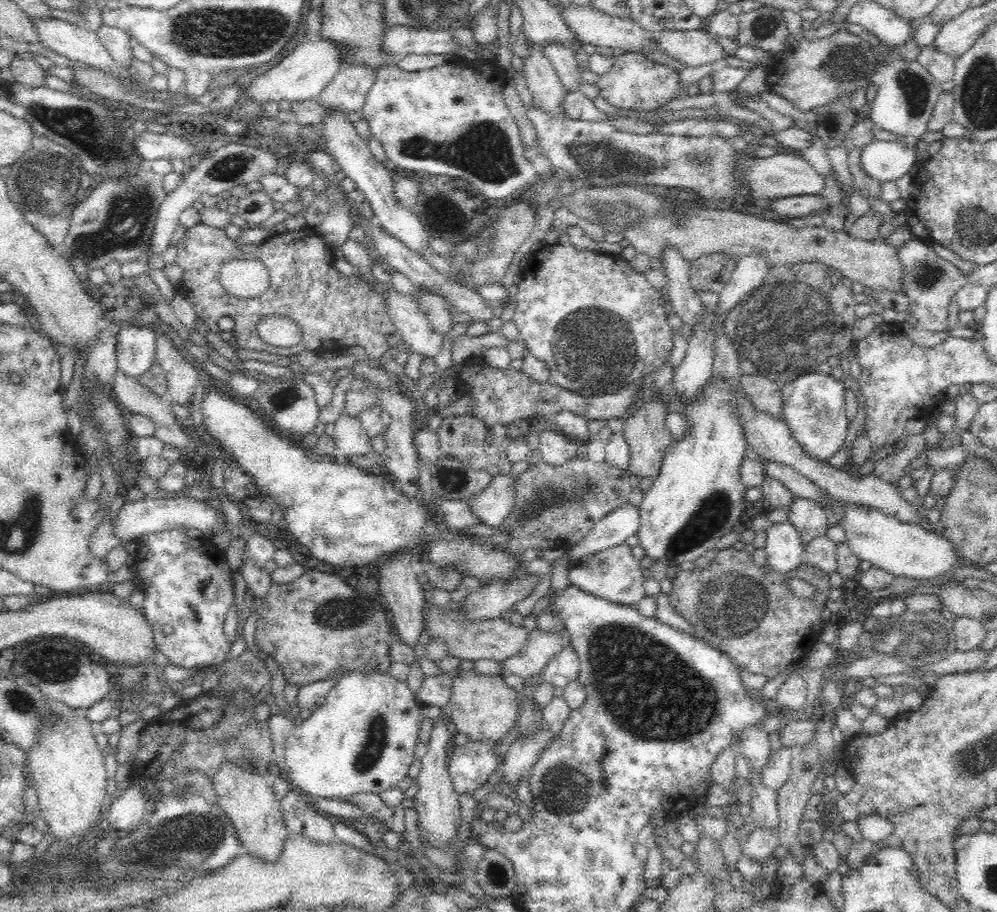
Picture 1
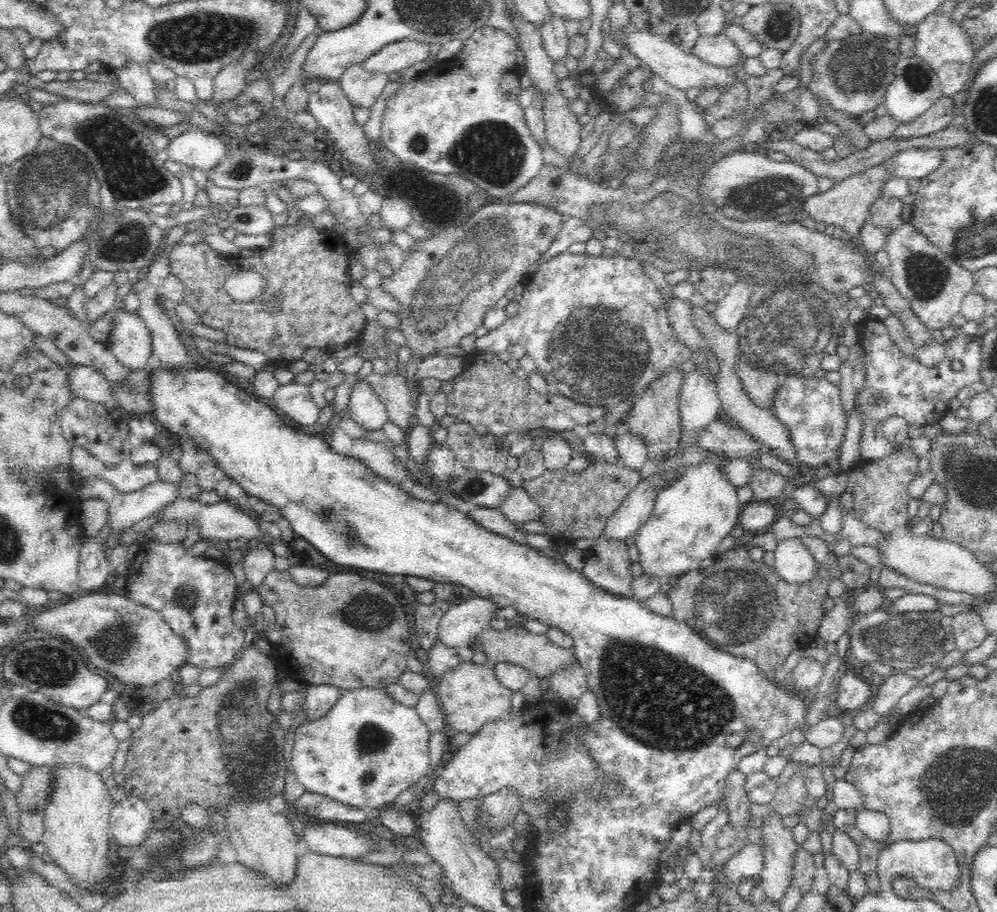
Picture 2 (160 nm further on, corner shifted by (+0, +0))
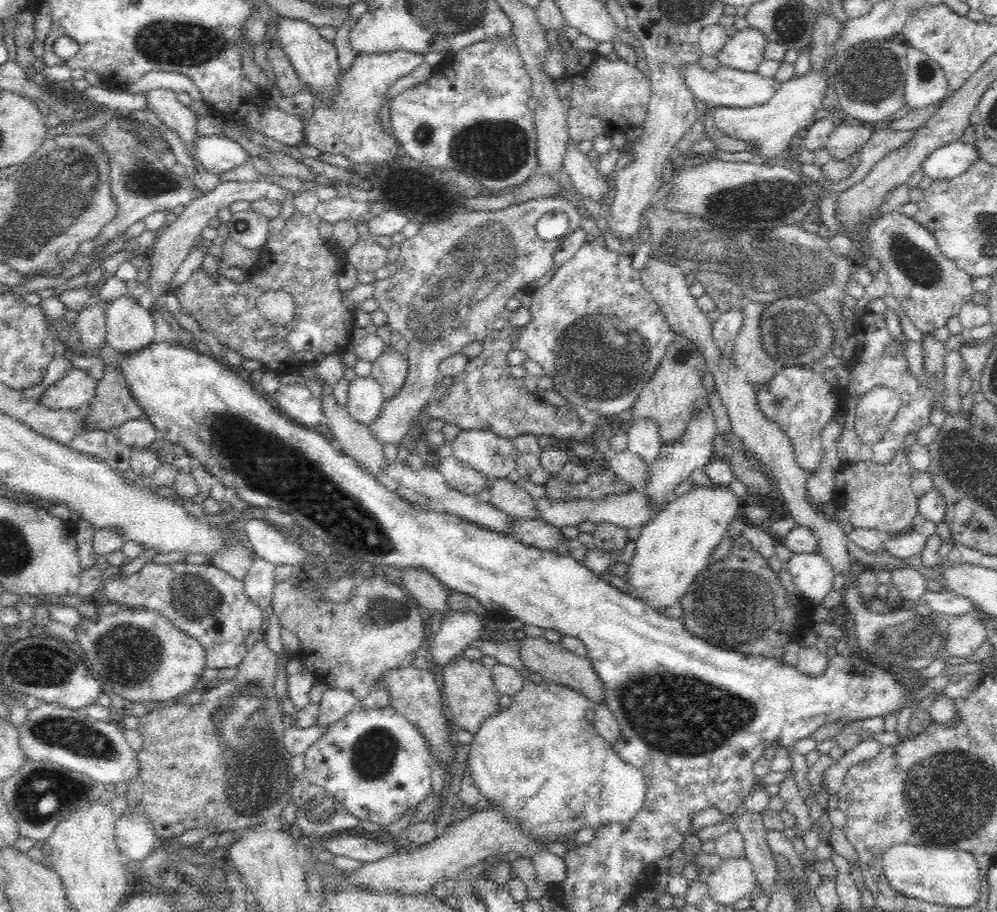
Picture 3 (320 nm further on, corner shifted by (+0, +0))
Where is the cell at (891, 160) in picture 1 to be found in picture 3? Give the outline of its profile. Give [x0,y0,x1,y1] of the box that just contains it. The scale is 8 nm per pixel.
[919,141,978,181]

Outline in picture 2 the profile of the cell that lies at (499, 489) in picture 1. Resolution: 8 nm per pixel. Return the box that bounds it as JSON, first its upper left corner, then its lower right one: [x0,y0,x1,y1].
[495,486,539,523]

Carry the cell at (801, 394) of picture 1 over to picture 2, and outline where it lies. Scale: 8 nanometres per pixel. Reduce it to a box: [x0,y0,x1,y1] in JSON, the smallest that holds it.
[772,376,846,467]

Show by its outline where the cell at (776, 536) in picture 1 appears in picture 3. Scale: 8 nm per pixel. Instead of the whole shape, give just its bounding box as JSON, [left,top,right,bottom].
[786,553,834,603]

